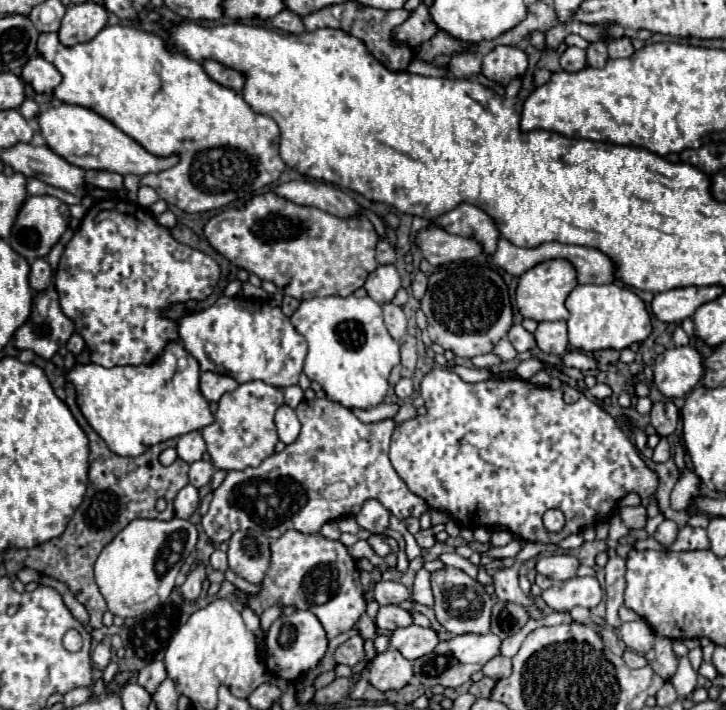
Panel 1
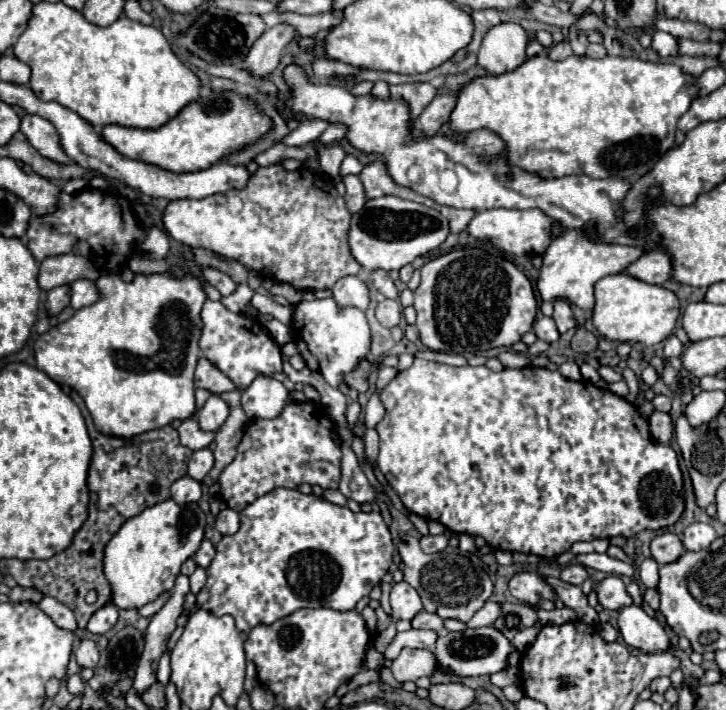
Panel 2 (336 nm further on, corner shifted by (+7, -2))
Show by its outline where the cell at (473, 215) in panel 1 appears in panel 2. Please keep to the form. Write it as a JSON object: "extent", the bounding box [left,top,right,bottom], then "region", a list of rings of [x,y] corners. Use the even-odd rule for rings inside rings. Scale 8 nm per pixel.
{"extent":[467,210,561,256],"region":[[[483,210],[473,216],[473,220],[467,226],[467,234],[471,234],[477,240],[487,240],[493,246],[501,248],[503,252],[511,252],[515,256],[537,256],[547,250],[547,246],[553,240],[553,234],[561,234],[559,226],[553,226],[551,218],[545,216],[541,210]]]}

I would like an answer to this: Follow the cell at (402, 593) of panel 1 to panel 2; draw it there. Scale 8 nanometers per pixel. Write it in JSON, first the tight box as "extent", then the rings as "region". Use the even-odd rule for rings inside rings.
{"extent":[391,582,423,620],"region":[[[407,582],[393,584],[391,588],[391,610],[393,610],[393,620],[411,620],[417,612],[423,610],[421,598],[415,592],[413,586]]]}

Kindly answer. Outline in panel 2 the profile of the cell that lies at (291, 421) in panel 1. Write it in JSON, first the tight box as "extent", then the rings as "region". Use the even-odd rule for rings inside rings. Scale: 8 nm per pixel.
{"extent":[241,376,289,420],"region":[[[257,376],[249,388],[241,394],[241,406],[249,420],[277,418],[289,402],[287,388],[269,376]]]}

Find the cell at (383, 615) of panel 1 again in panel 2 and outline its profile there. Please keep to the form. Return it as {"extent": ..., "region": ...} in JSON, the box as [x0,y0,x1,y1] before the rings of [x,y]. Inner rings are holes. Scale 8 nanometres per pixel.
{"extent":[411,610,443,632],"region":[[[421,610],[413,620],[411,620],[413,628],[427,628],[427,630],[435,630],[439,632],[443,628],[443,620],[437,614],[429,614],[425,610]]]}

